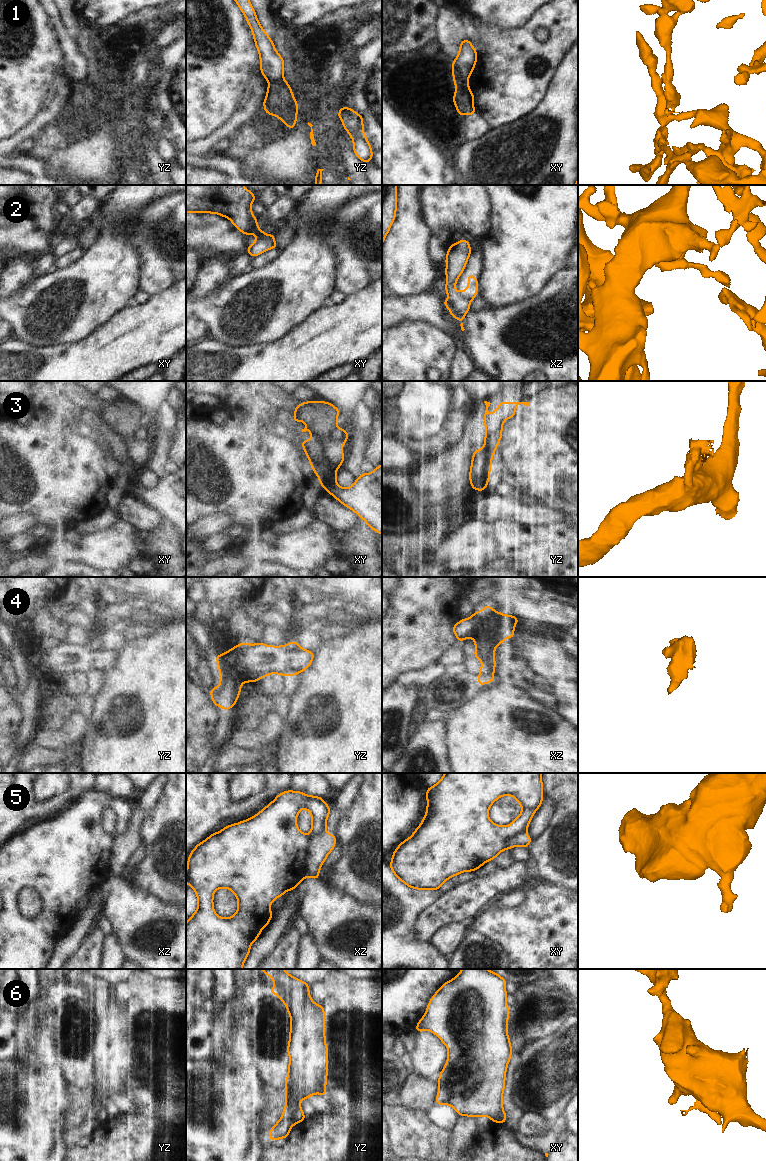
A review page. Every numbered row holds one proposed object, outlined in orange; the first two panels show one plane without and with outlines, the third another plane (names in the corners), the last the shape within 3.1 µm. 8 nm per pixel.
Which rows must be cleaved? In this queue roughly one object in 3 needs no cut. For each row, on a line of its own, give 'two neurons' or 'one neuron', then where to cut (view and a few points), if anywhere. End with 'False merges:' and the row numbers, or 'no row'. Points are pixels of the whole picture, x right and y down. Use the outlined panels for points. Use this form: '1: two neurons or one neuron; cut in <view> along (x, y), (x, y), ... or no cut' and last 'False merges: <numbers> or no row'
1: two neurons; cut in yz along (282, 78), (276, 81), (269, 81)
2: two neurons; cut in xy along (257, 236), (274, 247)
3: two neurons; cut in xy along (315, 438), (330, 452), (329, 459), (337, 467)
4: two neurons; cut in xz along (484, 609), (483, 620), (471, 636)
5: two neurons; cut in xz along (324, 831), (313, 835), (309, 840), (304, 860), (305, 876)
6: two neurons; cut in yz along (299, 1107), (295, 1112), (294, 1123)
False merges: 1, 2, 3, 4, 5, 6

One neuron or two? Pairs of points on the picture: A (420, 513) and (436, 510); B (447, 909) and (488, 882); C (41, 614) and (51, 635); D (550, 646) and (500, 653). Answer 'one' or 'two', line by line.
A: one
B: one
C: one
D: one

